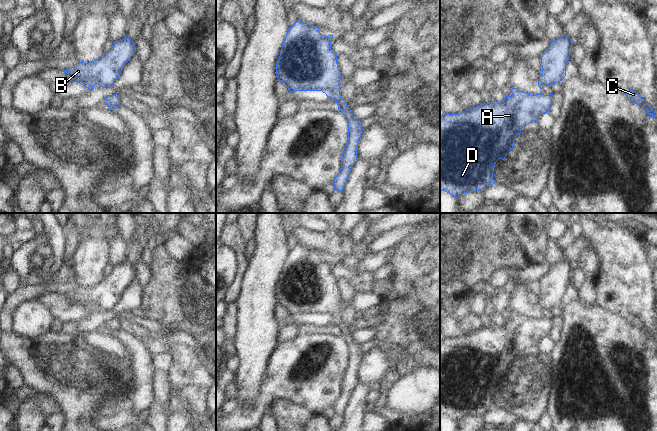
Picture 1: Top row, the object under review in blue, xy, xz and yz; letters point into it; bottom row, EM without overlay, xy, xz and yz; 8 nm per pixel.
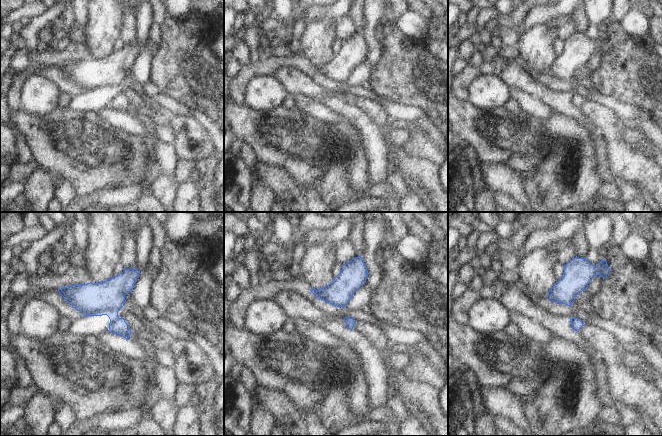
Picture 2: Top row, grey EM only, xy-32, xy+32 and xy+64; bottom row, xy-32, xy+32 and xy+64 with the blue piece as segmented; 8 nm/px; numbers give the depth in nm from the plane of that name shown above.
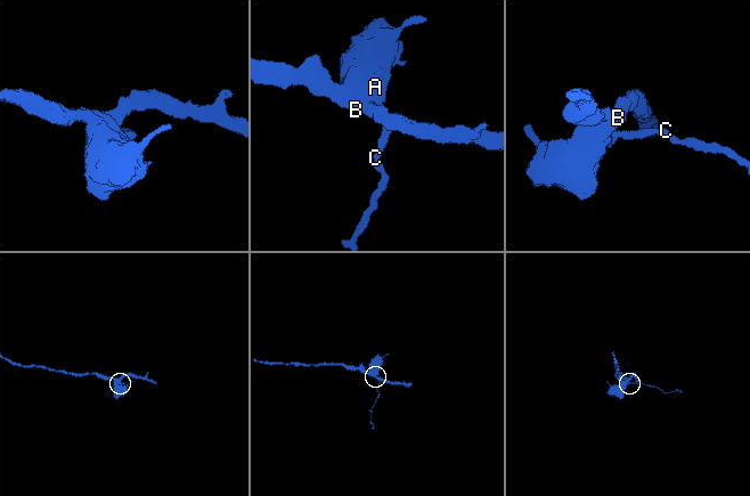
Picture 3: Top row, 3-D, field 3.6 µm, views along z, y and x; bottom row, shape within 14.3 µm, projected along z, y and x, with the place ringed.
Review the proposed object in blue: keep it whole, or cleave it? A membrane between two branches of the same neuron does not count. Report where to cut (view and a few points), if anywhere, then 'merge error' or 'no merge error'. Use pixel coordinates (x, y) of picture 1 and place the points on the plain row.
no cut | no merge error

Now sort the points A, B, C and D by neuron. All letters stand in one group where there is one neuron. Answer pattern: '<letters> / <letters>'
A B C D

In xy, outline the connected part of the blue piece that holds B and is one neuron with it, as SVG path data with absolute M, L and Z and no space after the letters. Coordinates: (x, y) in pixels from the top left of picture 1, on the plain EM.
M126 260L124 263L114 266L112 272L105 276L100 282L89 287L77 286L69 294L63 294L71 306L78 306L89 314L93 315L95 308L103 312L111 312L116 303L120 300L126 287L136 276L134 267Z

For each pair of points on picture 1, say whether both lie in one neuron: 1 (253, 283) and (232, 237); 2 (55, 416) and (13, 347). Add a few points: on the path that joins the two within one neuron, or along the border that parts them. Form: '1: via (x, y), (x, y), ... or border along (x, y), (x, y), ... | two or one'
1: border along (248, 260), (239, 290) | two
2: border along (58, 407), (67, 420) | two

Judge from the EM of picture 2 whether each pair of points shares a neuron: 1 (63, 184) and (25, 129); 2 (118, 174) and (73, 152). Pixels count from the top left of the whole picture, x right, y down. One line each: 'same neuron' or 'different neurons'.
1: different neurons
2: same neuron

